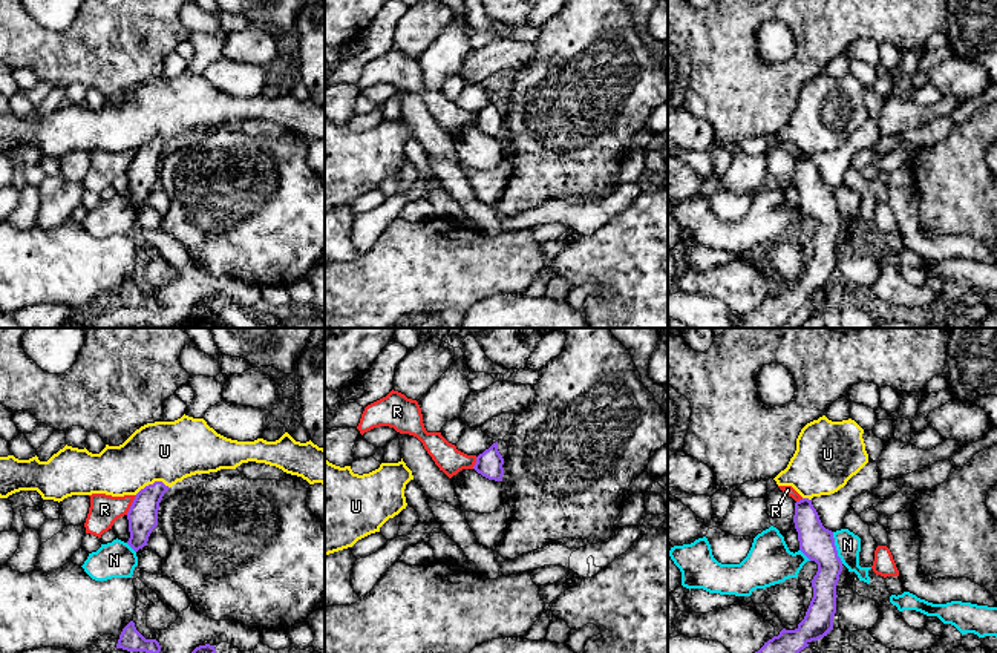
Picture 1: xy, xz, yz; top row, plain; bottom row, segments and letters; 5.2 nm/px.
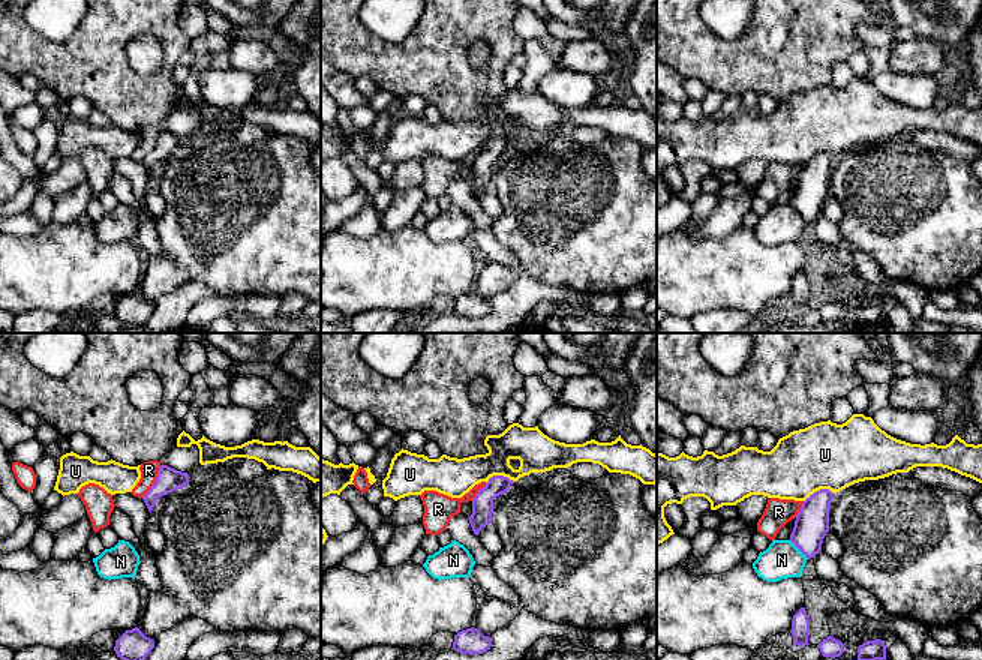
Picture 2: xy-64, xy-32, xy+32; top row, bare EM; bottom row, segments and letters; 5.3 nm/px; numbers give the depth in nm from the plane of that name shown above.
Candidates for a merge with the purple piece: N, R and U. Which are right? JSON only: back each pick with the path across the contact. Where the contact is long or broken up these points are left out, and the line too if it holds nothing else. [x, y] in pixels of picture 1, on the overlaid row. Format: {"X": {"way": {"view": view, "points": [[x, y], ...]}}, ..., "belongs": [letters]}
{"belongs": []}

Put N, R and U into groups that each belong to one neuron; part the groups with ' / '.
N / R / U

